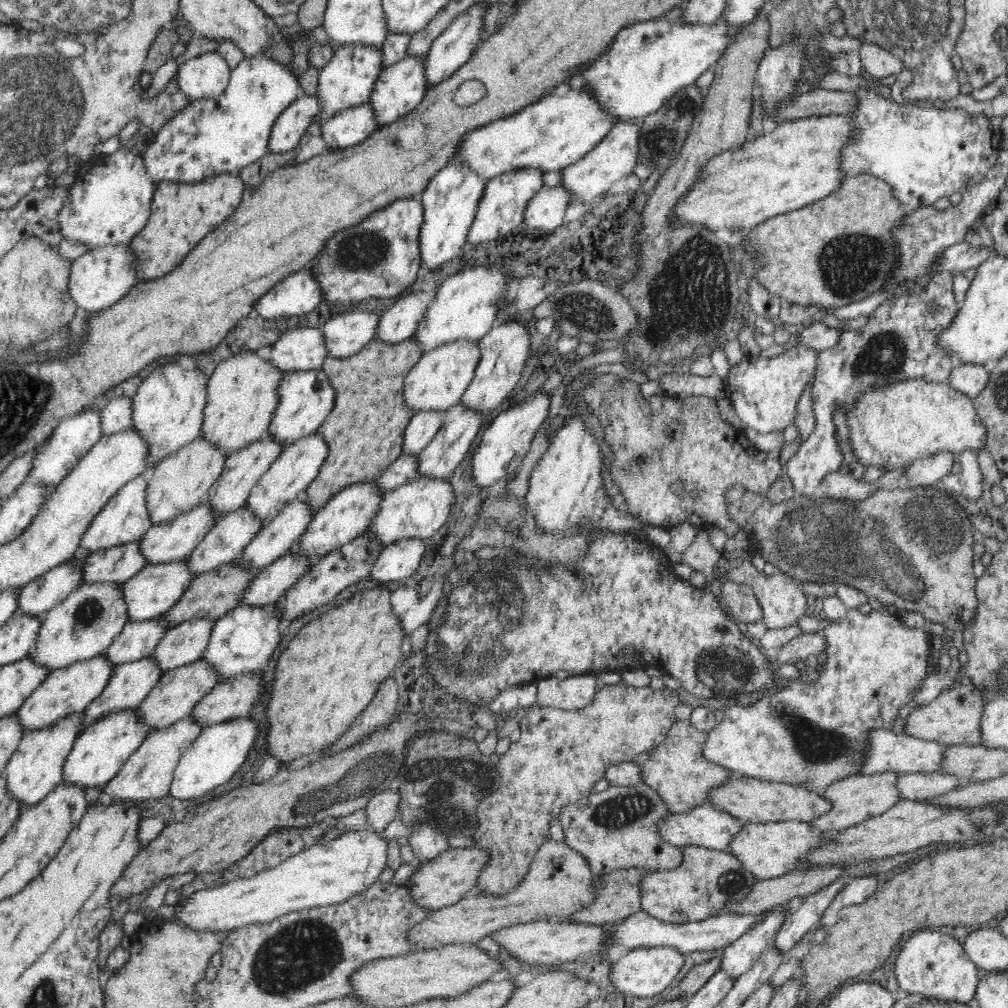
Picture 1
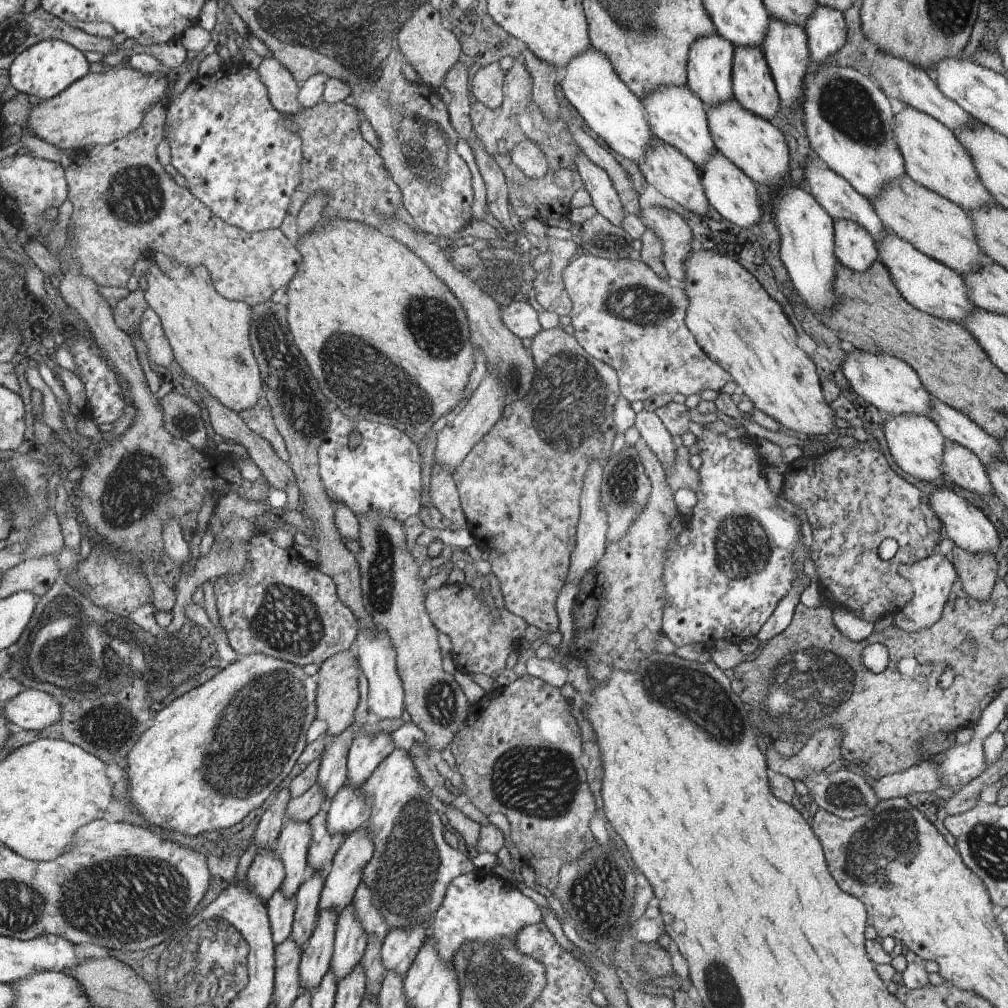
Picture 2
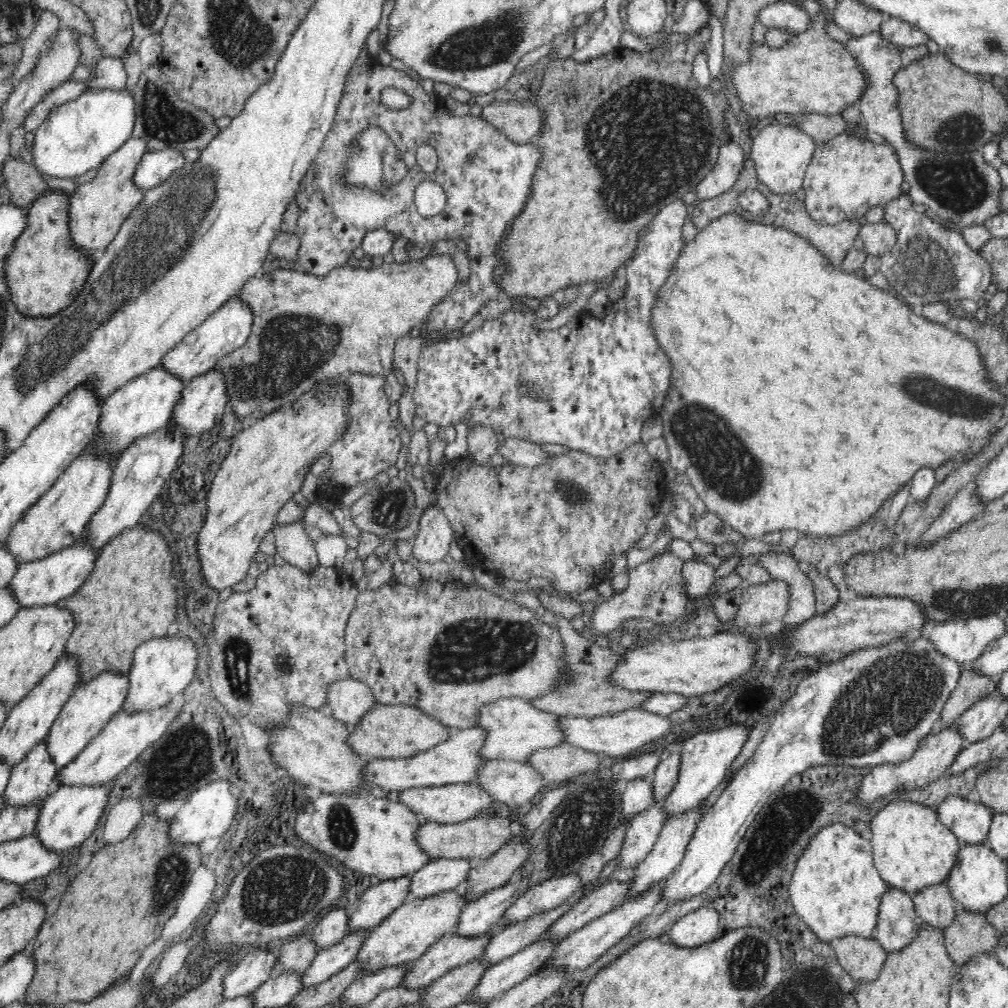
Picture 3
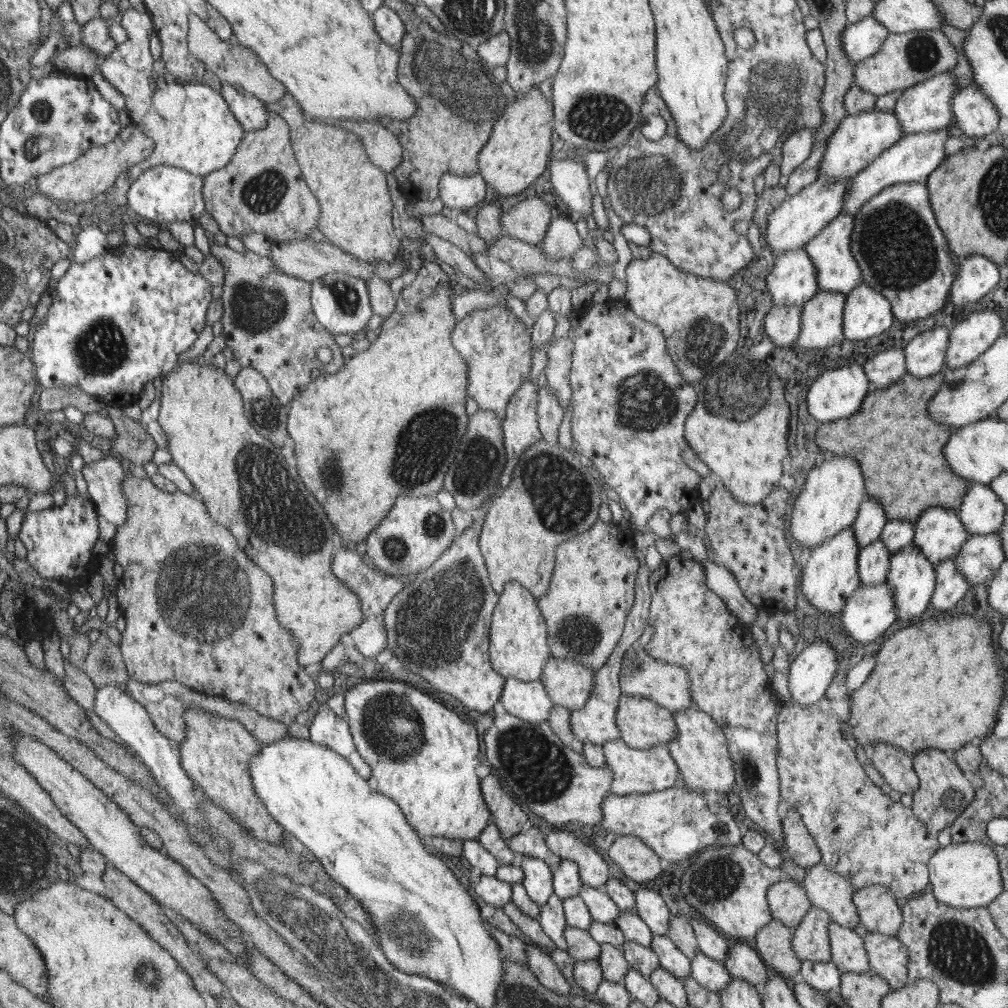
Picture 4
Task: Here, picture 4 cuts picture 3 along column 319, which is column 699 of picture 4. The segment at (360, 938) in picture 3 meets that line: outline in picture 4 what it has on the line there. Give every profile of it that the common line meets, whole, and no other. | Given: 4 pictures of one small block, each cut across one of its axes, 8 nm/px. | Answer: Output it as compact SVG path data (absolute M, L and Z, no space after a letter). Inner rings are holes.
M700 950L690 958L690 974L702 988L716 993L722 992L733 978L722 961L712 960Z

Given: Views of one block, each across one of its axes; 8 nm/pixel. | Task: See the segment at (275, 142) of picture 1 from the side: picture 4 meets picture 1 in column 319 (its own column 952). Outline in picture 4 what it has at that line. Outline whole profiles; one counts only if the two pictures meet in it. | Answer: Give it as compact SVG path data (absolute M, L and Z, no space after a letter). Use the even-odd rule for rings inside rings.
M971 84L958 90L951 101L953 121L967 137L981 138L994 134L999 124L997 108Z

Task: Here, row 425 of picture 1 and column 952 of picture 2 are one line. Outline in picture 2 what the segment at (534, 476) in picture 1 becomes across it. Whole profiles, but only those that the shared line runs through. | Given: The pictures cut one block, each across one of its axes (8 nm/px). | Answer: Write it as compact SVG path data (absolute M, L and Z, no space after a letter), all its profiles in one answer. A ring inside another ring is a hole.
M938 550L930 554L930 556L915 562L910 570L910 578L913 583L913 597L894 616L897 631L913 633L934 626L942 618L946 603L949 601L948 596L950 596L952 584L954 584L957 577L958 574L952 560L946 558Z

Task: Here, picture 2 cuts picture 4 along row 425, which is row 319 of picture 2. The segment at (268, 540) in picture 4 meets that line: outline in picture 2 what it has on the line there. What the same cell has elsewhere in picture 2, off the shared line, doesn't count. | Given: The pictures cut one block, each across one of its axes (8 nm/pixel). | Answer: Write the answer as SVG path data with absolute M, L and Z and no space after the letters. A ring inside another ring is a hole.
M152 259L152 264L145 273L148 289L145 291L145 299L149 307L158 314L164 334L172 346L175 362L185 372L186 376L196 380L202 388L208 390L210 396L214 396L218 402L239 413L255 406L258 401L258 392L262 390L263 380L260 380L258 365L254 349L251 345L250 327L253 325L254 310L244 301L231 301L220 295L206 266L200 264L182 279L171 279L160 271L158 264Z

